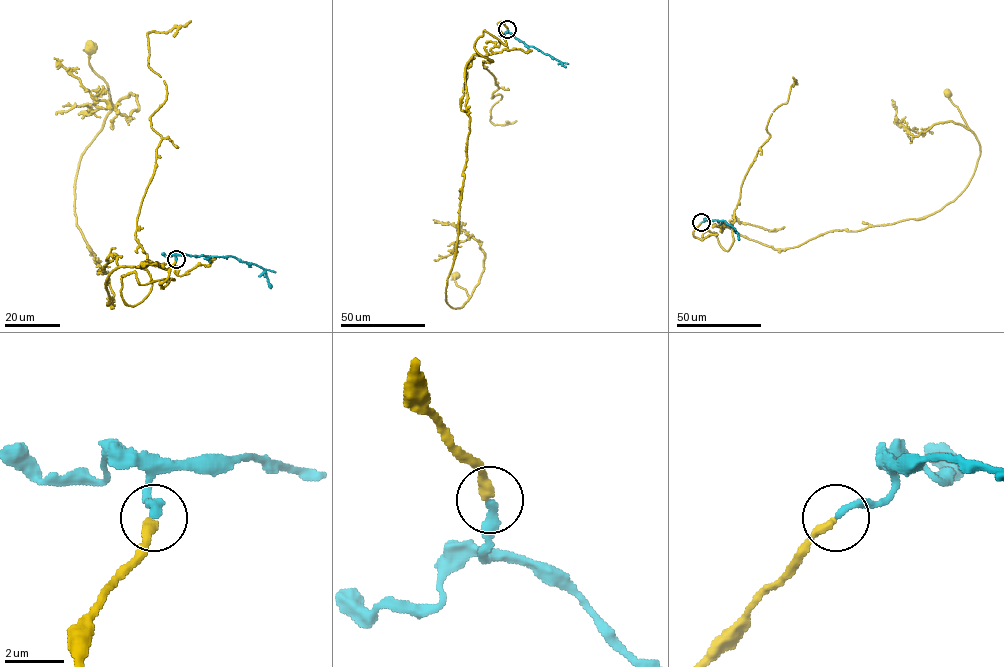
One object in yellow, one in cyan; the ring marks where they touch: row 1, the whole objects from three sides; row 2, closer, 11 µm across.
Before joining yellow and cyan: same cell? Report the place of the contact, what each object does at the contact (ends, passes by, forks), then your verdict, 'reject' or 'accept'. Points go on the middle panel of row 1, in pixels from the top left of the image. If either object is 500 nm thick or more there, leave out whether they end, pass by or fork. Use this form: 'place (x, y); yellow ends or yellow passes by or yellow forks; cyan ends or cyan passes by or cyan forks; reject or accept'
place (507, 29); yellow ends; cyan ends; accept

